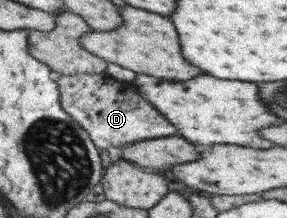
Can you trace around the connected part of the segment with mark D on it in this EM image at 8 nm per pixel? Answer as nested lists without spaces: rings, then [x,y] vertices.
[[[103,72],[55,75],[54,79],[63,112],[83,128],[98,150],[108,146],[121,149],[135,141],[175,134],[169,120],[165,120],[147,100],[141,100],[141,96],[137,96],[133,88],[127,88],[123,81],[112,79]]]

